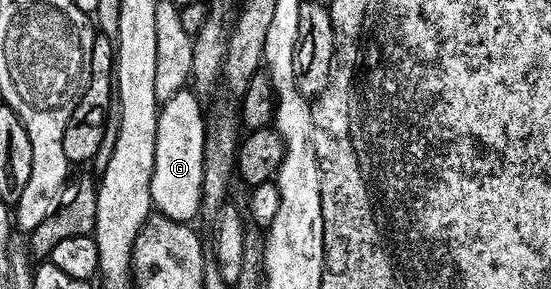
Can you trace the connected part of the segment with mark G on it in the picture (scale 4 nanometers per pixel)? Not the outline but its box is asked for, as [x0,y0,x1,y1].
[152,90,208,224]

